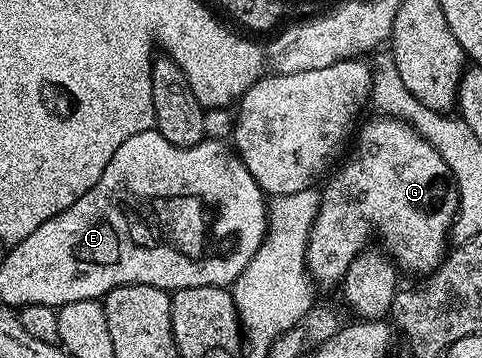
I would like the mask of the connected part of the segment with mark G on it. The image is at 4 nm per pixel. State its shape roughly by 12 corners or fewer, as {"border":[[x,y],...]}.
{"border":[[403,119],[357,128],[306,246],[337,288],[373,235],[438,270],[458,212],[444,157]]}

